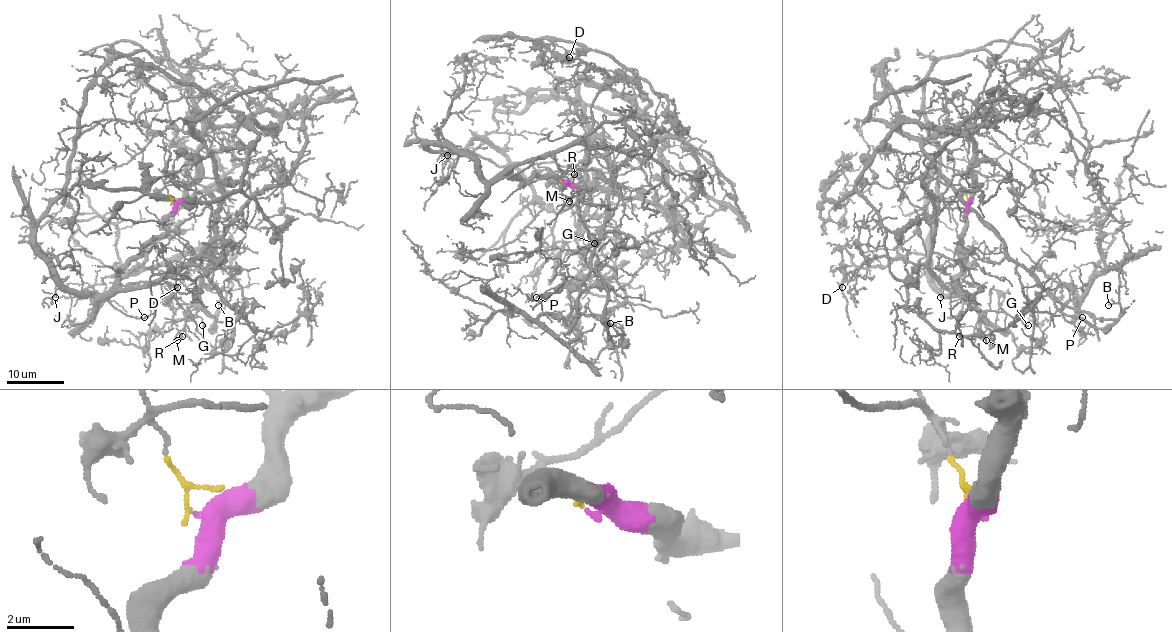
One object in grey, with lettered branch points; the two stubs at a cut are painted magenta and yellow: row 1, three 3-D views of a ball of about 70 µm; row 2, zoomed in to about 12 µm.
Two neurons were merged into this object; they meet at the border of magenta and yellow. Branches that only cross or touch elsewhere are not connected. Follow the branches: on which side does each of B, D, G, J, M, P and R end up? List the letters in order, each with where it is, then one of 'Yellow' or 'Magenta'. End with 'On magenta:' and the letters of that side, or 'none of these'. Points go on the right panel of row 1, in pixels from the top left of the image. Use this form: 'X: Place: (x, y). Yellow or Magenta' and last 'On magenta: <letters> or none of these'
B: Place: (1108, 305). Yellow
D: Place: (842, 287). Magenta
G: Place: (1028, 325). Yellow
J: Place: (940, 297). Magenta
M: Place: (986, 340). Yellow
P: Place: (1082, 317). Yellow
R: Place: (959, 336). Yellow
On magenta: D, J

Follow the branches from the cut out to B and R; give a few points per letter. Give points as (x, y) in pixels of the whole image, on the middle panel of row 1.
B: (564, 184), (588, 158), (613, 168), (591, 260), (617, 335), (610, 323)
R: (564, 184), (560, 176), (588, 158), (606, 157), (613, 168), (607, 223), (587, 262), (574, 174)

